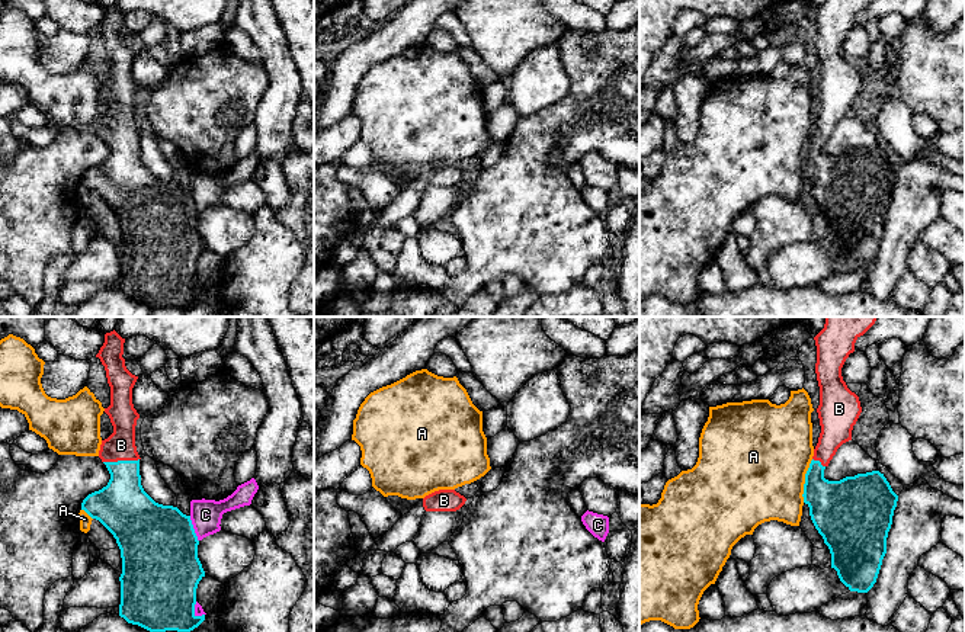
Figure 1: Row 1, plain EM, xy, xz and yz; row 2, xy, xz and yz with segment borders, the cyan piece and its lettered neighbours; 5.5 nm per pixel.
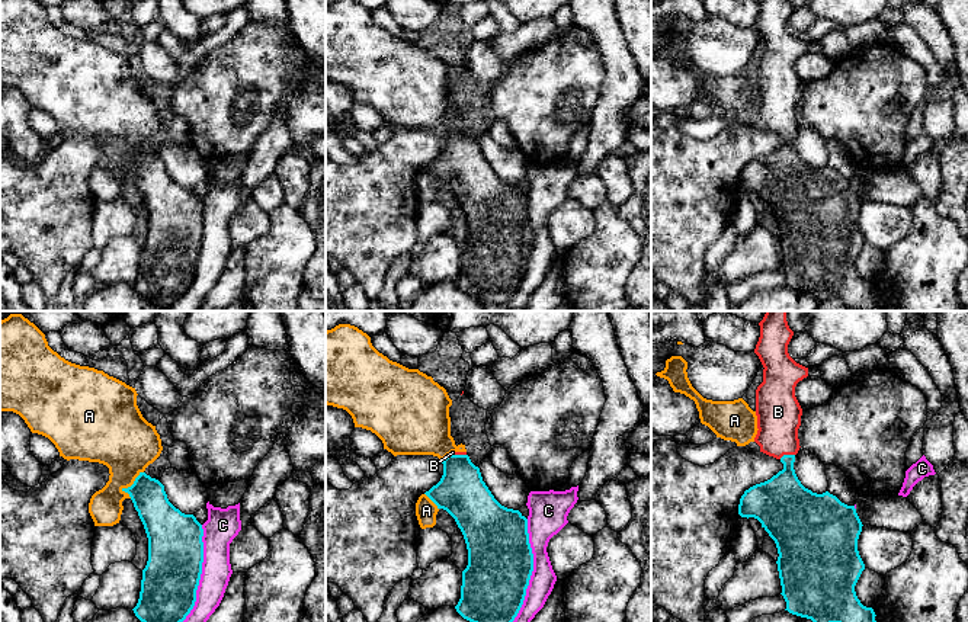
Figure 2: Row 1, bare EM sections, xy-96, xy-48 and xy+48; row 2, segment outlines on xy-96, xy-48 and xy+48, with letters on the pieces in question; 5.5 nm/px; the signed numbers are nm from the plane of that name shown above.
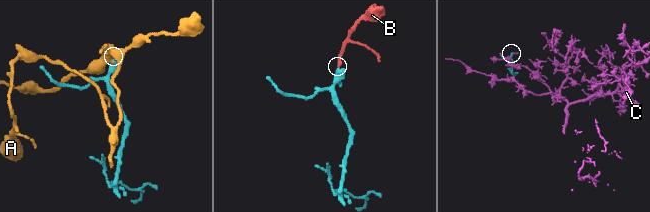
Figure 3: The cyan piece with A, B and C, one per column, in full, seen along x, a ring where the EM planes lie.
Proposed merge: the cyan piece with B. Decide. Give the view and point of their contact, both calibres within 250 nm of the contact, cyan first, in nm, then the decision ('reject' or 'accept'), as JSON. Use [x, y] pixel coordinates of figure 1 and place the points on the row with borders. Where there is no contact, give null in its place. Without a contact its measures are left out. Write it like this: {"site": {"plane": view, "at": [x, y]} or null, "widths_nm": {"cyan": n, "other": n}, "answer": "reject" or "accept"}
{"site": {"plane": "xy", "at": [121, 461]}, "widths_nm": {"cyan": 300, "other": 160}, "answer": "accept"}

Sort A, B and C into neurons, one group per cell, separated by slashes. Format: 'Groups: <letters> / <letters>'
Groups: A / B / C

